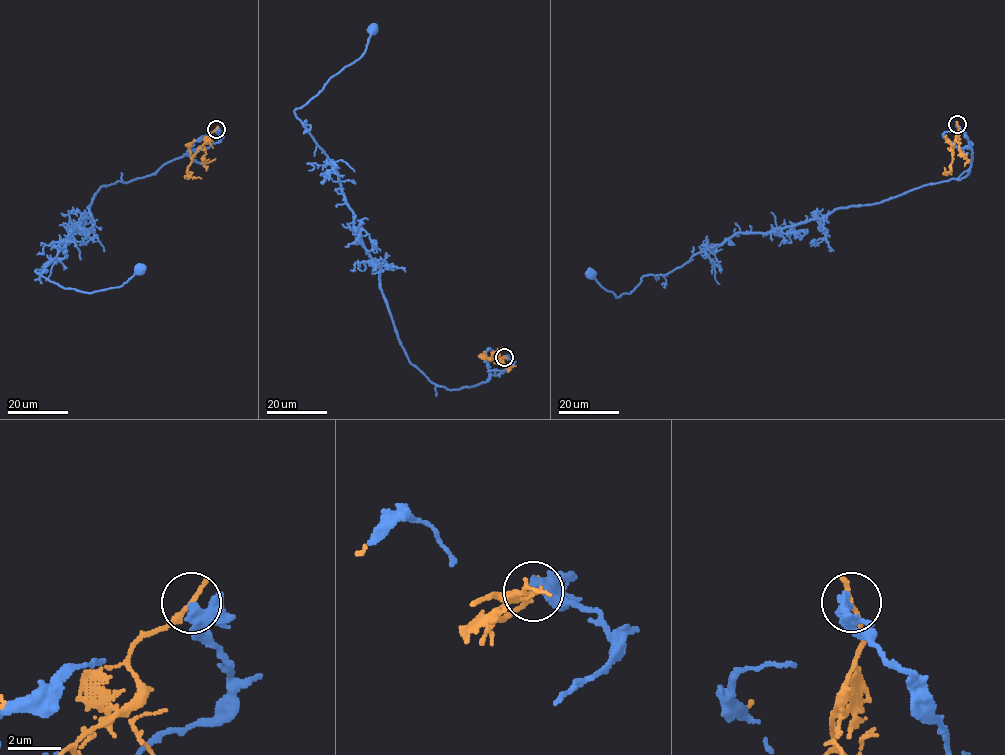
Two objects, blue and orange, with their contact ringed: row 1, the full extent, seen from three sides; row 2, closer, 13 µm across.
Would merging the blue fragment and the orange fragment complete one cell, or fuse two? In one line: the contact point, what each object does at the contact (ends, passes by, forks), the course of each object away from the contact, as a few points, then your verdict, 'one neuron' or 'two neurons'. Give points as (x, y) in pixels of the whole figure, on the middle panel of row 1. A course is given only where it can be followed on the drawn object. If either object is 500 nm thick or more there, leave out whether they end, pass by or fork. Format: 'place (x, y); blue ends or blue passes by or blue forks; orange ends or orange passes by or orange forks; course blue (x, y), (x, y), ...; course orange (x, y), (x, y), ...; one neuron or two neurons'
place (504, 357); blue passes by; orange ends; course blue (504, 357), (504, 372), (457, 390), (410, 362), (337, 172), (295, 115), (358, 60), (371, 29); course orange (504, 357), (489, 360), (502, 347); two neurons

